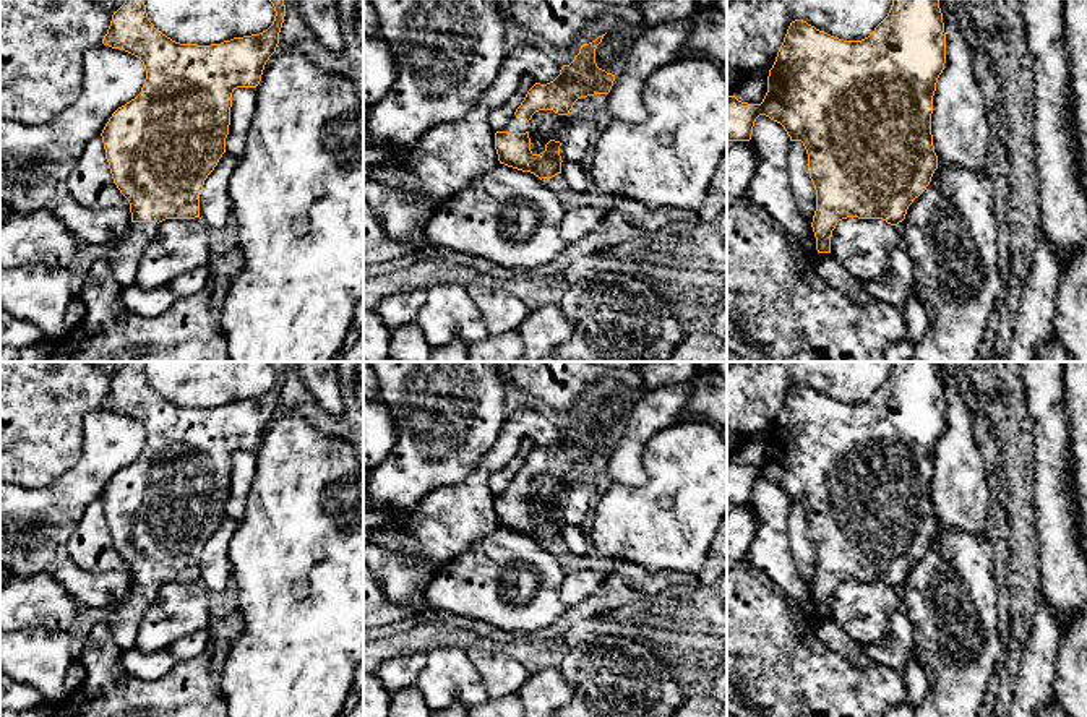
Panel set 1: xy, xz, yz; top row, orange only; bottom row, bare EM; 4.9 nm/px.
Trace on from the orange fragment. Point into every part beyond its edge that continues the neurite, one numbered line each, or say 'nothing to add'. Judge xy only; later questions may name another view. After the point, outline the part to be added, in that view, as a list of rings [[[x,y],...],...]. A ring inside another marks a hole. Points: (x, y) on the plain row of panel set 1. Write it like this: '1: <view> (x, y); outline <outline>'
1: xy (125, 618); outline [[[131,586],[127,599],[109,610],[112,639],[123,657],[135,650],[140,625],[154,602],[157,589],[157,586]]]

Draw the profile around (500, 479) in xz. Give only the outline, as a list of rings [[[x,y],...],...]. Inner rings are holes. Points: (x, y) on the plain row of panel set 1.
[[[524,438],[519,444],[519,449],[516,453],[516,456],[509,461],[508,466],[496,469],[490,474],[488,479],[488,488],[492,490],[492,493],[496,496],[501,492],[506,490],[506,487],[509,485],[509,482],[514,479],[516,472],[521,469],[521,466],[524,464],[527,454],[535,448],[535,441],[531,438]]]

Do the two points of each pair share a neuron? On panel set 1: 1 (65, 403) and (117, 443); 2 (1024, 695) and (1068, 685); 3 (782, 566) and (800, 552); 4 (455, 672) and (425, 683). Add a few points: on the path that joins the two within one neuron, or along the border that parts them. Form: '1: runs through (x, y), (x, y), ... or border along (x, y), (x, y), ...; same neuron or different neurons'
1: border along (101, 406), (83, 419), (80, 455); different neurons
2: border along (1060, 651), (1056, 656), (1055, 699); different neurons
3: border along (786, 519), (790, 552), (810, 588); different neurons
4: runs through (448, 678), (442, 683), (432, 683); same neuron

